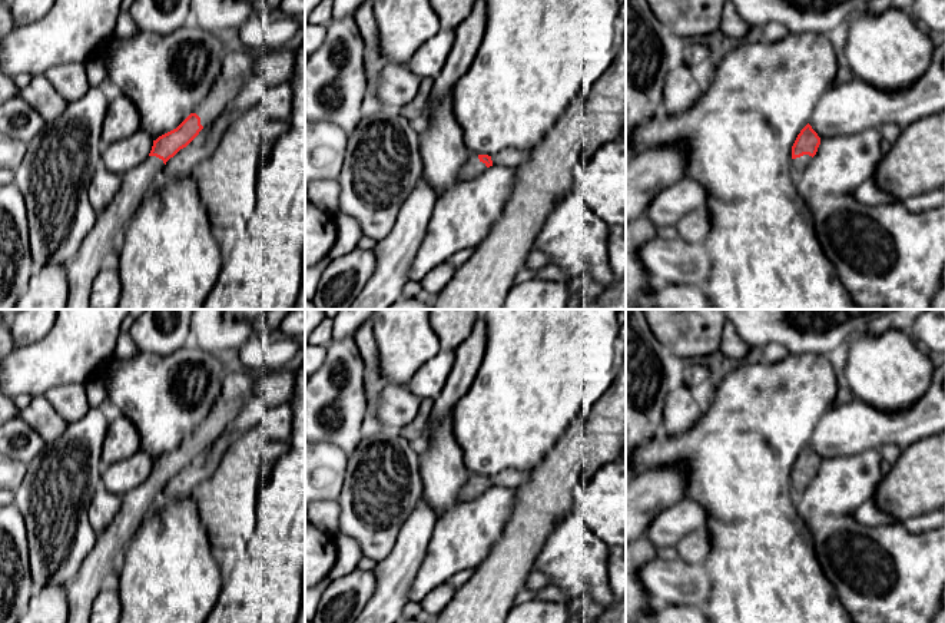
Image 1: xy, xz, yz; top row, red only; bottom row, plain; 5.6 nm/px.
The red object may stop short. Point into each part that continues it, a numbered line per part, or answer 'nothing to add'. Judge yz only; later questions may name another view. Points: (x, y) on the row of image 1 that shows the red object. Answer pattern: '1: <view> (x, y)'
1: yz (799, 163)

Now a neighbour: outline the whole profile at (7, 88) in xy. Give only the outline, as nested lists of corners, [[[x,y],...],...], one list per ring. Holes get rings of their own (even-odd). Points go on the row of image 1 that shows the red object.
[[[0,72],[0,105],[7,102],[9,99],[20,95],[21,90],[17,89],[13,77]]]

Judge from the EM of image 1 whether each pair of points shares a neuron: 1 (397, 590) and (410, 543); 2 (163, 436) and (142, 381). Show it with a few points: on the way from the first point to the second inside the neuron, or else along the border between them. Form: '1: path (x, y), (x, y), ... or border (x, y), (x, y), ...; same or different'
1: path (397, 579), (397, 570), (407, 554); same
2: path (163, 423), (163, 403), (155, 394); same

